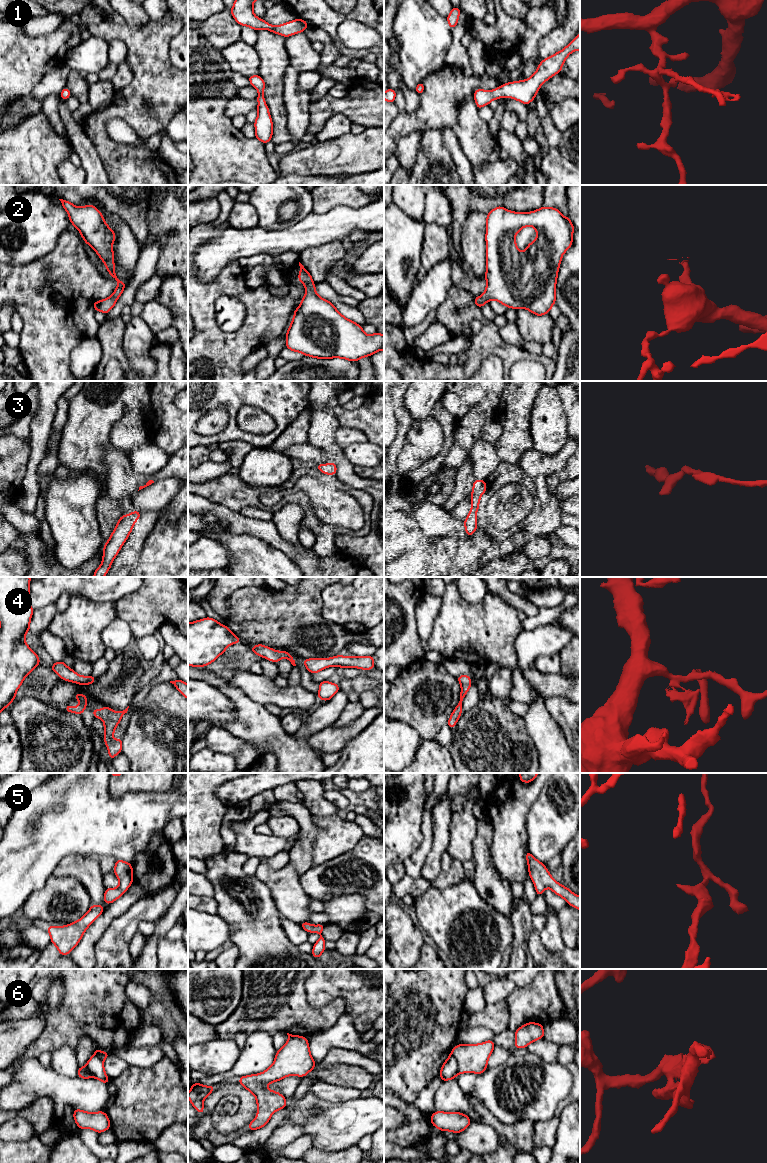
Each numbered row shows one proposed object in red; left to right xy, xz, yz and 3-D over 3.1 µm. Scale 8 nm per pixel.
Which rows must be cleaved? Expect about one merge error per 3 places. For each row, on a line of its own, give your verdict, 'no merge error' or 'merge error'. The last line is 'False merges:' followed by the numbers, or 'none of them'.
1: no merge error
2: no merge error
3: no merge error
4: no merge error
5: no merge error
6: merge error
False merges: 6

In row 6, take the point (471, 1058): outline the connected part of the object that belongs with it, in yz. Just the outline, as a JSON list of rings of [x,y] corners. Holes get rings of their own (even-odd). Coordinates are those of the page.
[[[493,1040],[480,1044],[459,1044],[450,1053],[457,1061],[457,1075],[461,1073],[481,1074],[486,1071],[490,1055],[494,1050]]]

